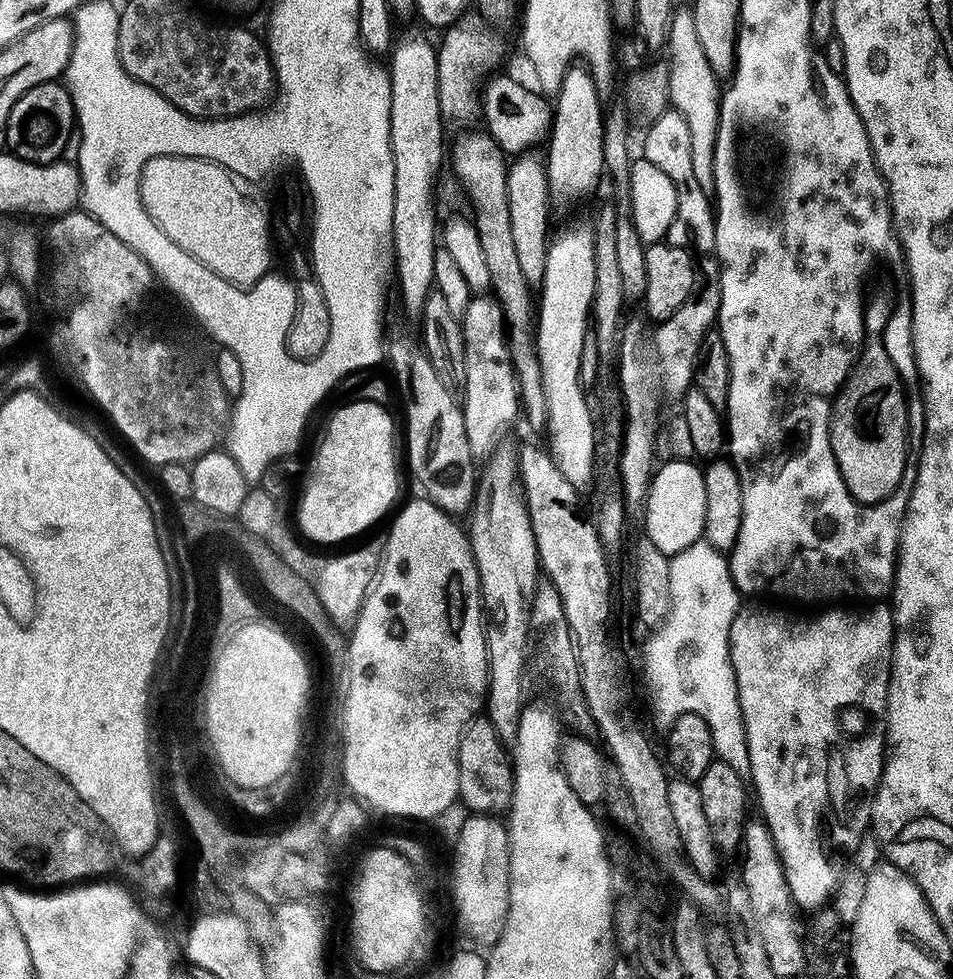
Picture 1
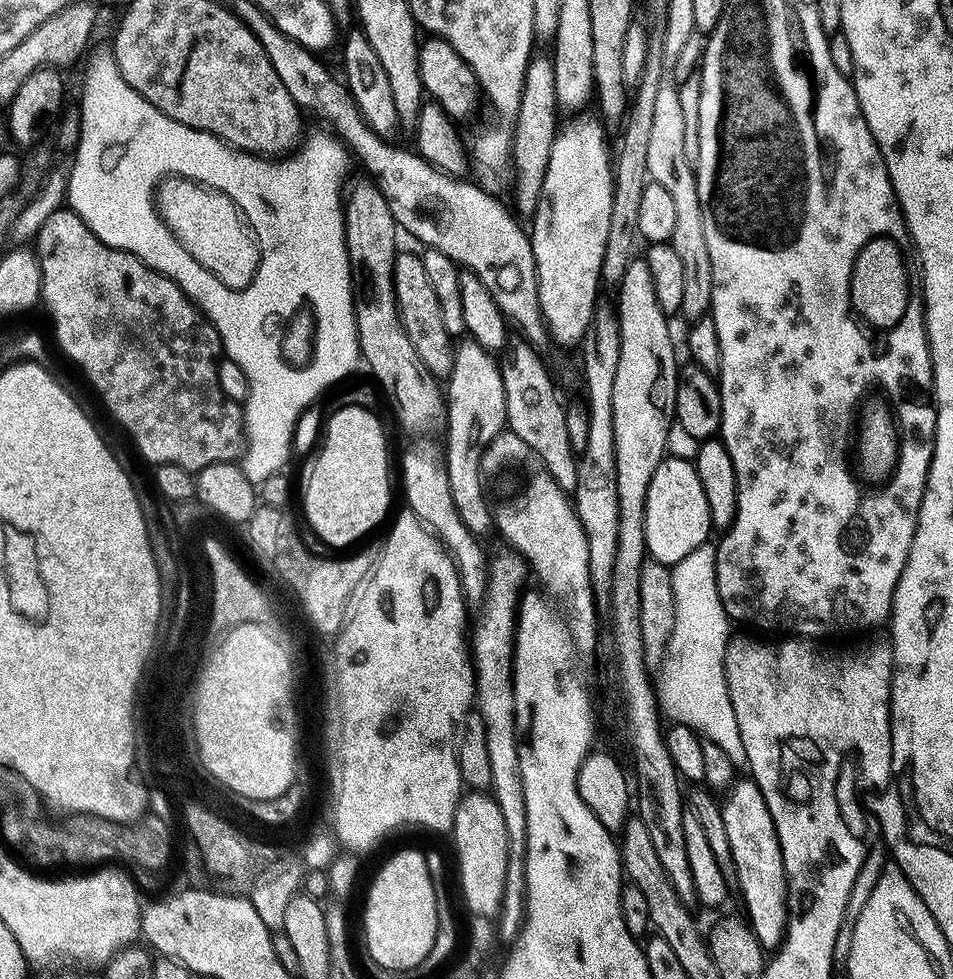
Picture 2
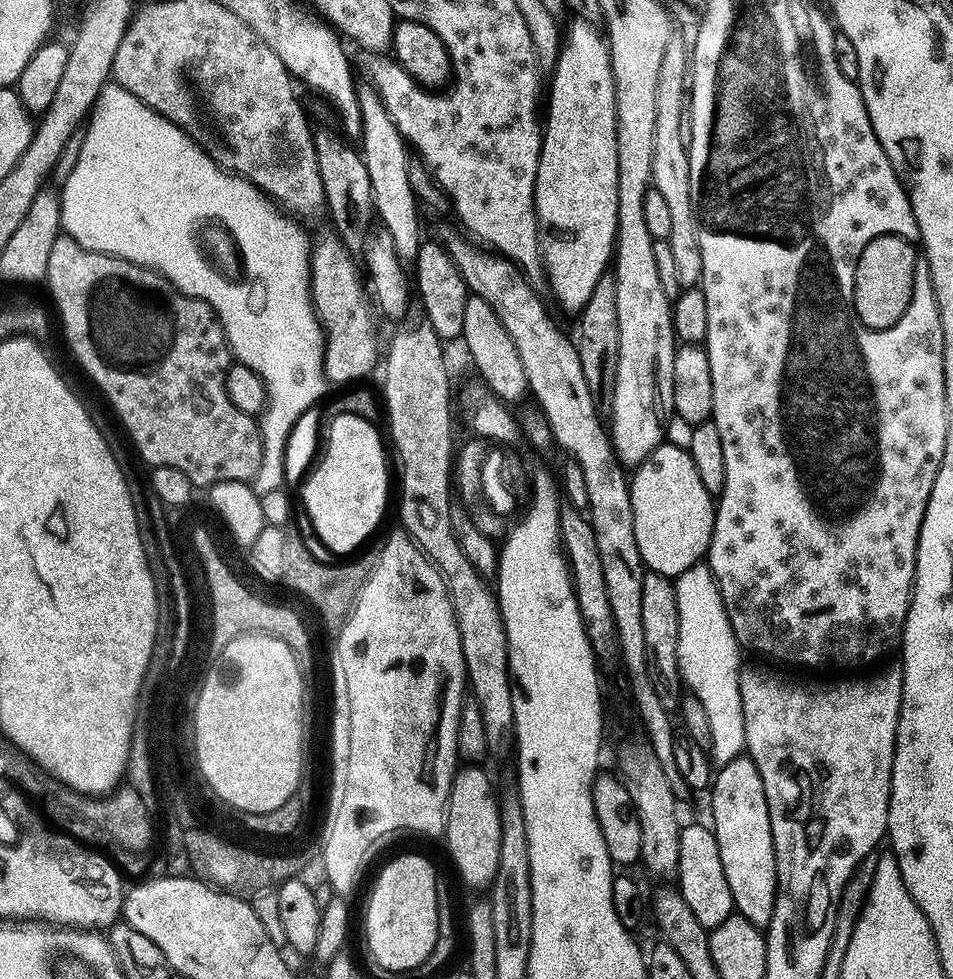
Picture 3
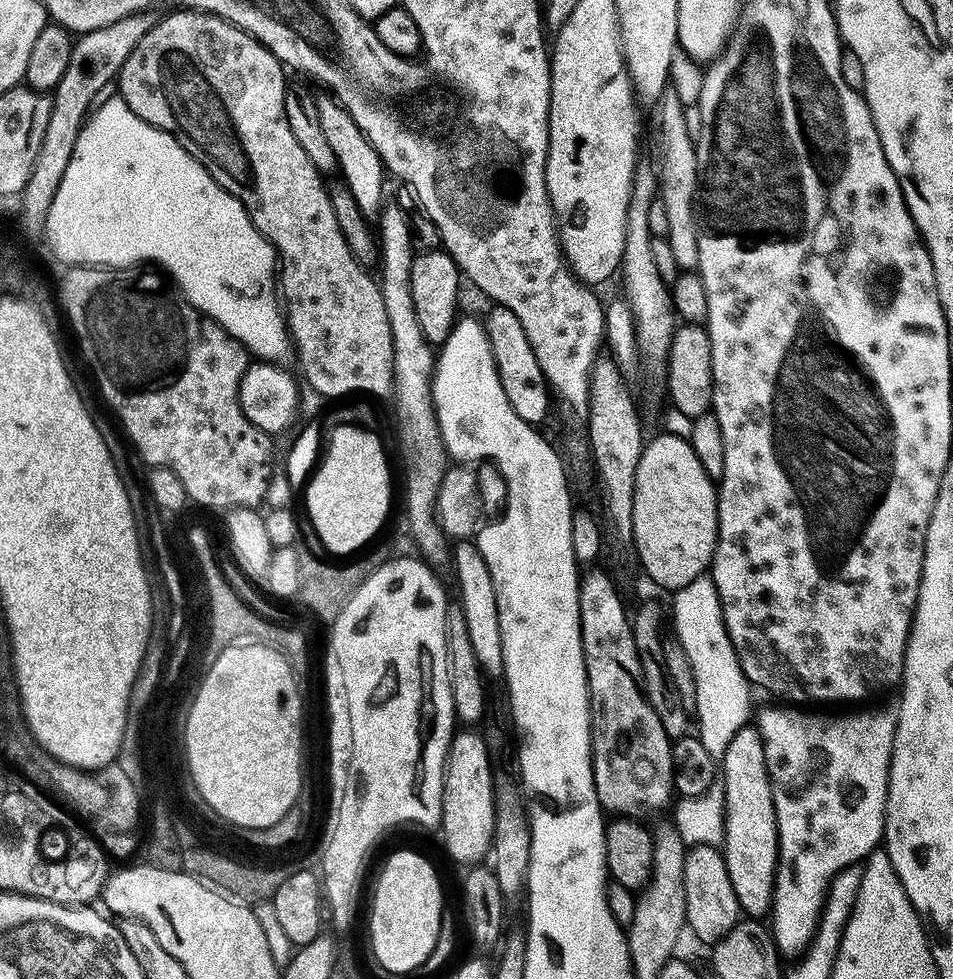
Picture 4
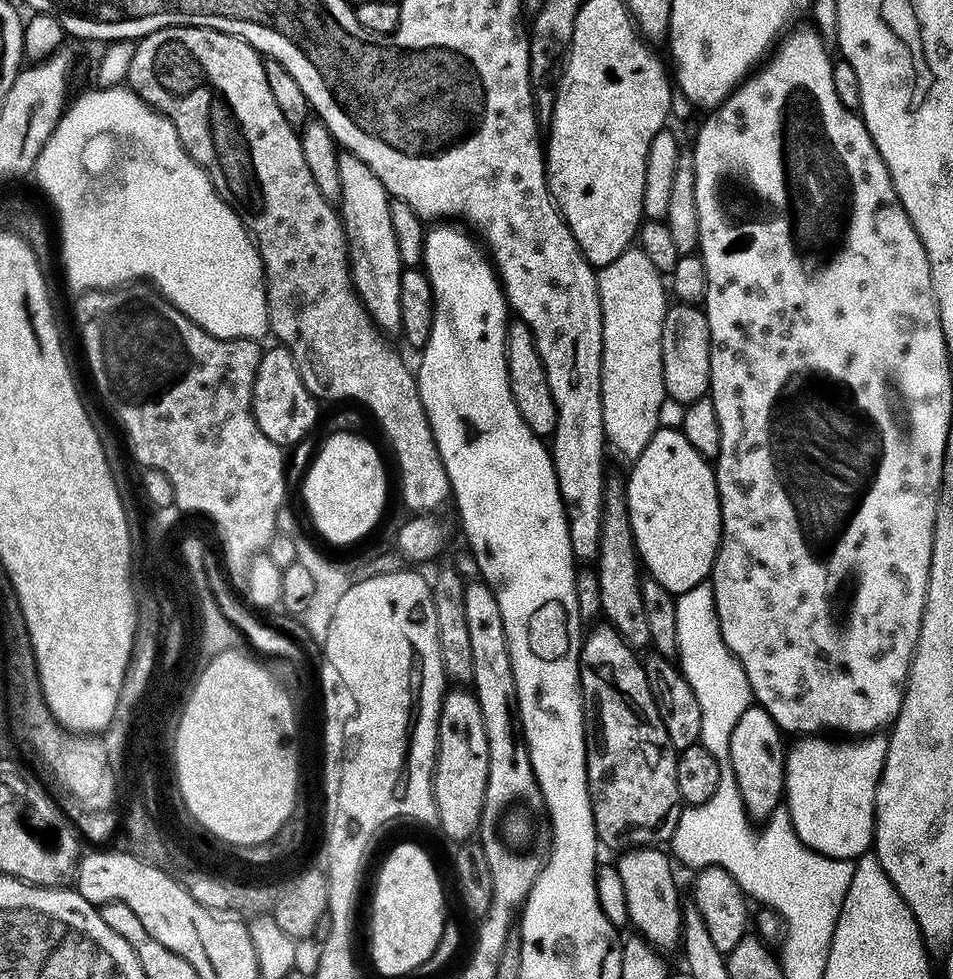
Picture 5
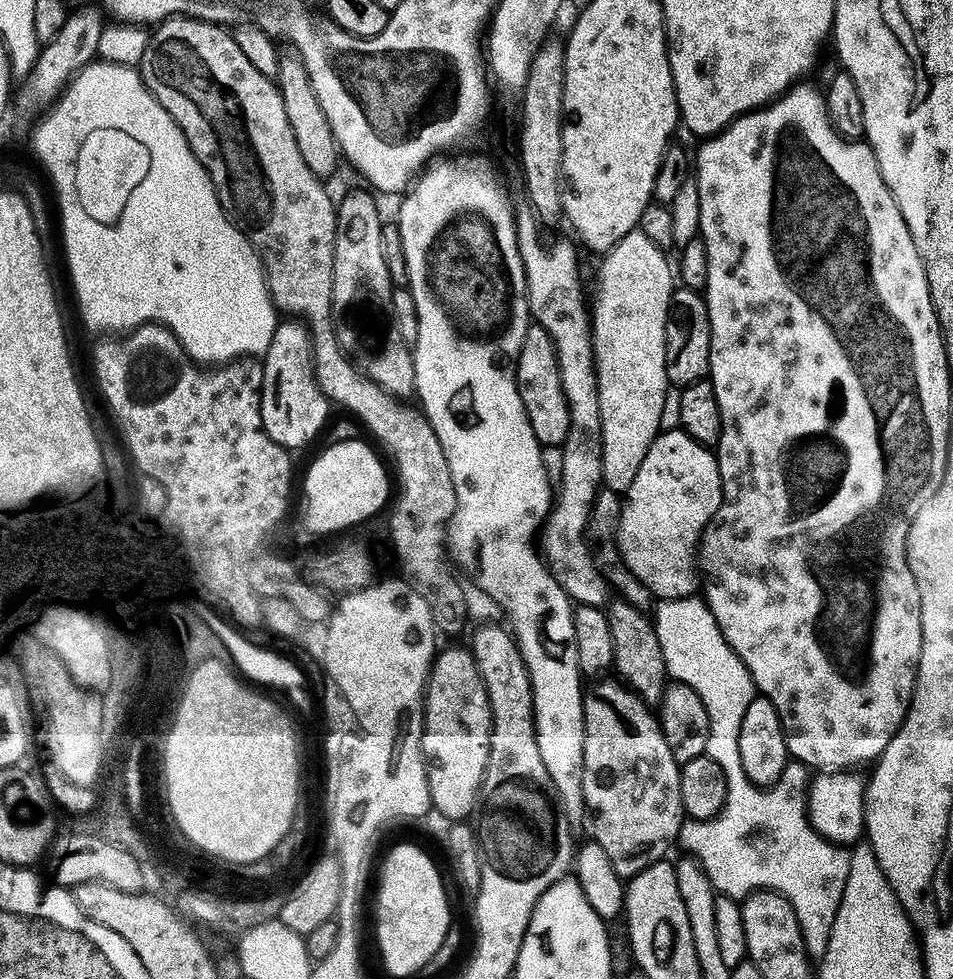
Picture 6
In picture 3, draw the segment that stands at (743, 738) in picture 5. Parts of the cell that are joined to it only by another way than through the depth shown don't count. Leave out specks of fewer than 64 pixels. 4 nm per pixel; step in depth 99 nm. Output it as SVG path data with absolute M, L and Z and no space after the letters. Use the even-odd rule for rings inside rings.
M741 754L730 762L715 769L710 793L712 792L712 820L710 827L718 842L718 855L722 858L722 870L726 870L726 883L730 886L733 909L760 929L767 929L774 914L776 901L776 855L774 834L770 830L770 806L766 806L766 786L762 786L762 774L754 766L751 756Z

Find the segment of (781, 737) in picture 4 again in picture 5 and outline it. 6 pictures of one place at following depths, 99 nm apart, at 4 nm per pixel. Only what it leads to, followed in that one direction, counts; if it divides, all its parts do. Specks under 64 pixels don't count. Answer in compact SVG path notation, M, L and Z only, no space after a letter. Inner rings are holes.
M817 734L813 737L801 736L793 739L793 744L791 741L784 757L784 800L786 801L786 807L792 819L794 830L806 847L812 848L823 856L855 861L857 858L865 855L874 844L876 834L876 791L880 785L880 776L884 773L884 763L888 753L888 736L884 734L869 734L859 738L844 738L841 739L841 744L835 744L832 740L835 739L825 738L823 735Z

